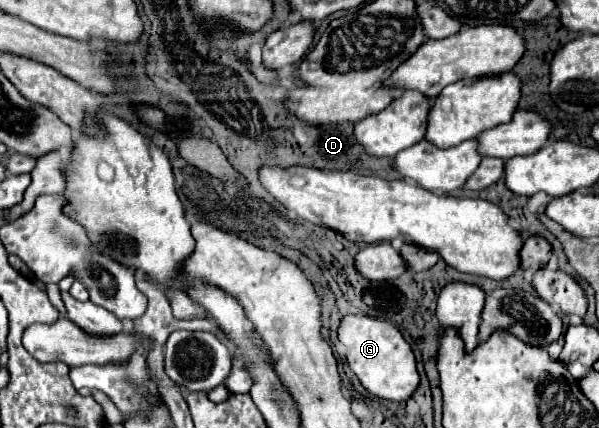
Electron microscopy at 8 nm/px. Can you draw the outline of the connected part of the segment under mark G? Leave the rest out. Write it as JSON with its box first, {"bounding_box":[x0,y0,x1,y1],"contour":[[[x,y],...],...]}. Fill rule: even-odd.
{"bounding_box":[339,316,419,402],"contour":[[[345,316],[345,322],[339,326],[339,340],[347,346],[347,362],[351,370],[357,374],[361,384],[375,396],[395,400],[395,402],[405,402],[413,396],[413,392],[419,386],[419,372],[417,372],[417,362],[411,346],[399,332],[399,328],[387,320],[371,318],[371,316]]]}

